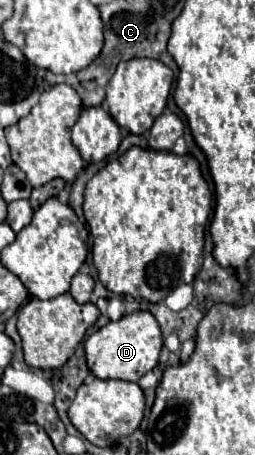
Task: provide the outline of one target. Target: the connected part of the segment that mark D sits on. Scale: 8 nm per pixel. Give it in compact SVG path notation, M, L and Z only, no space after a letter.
M146 310L124 314L118 322L108 322L100 330L92 332L84 342L84 350L88 368L92 370L94 376L102 380L116 378L116 380L138 382L148 370L152 370L158 364L162 350L160 326L156 318Z

